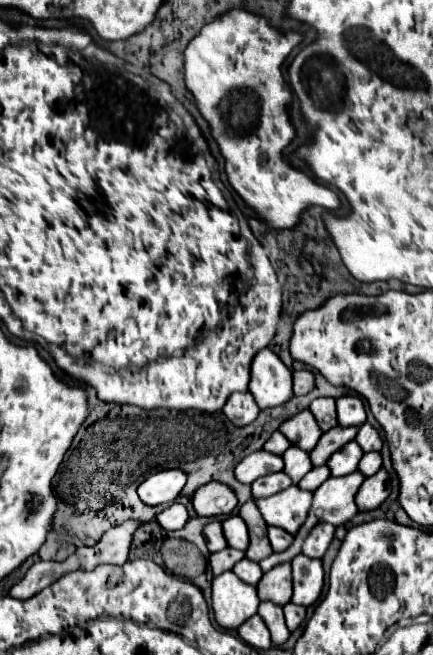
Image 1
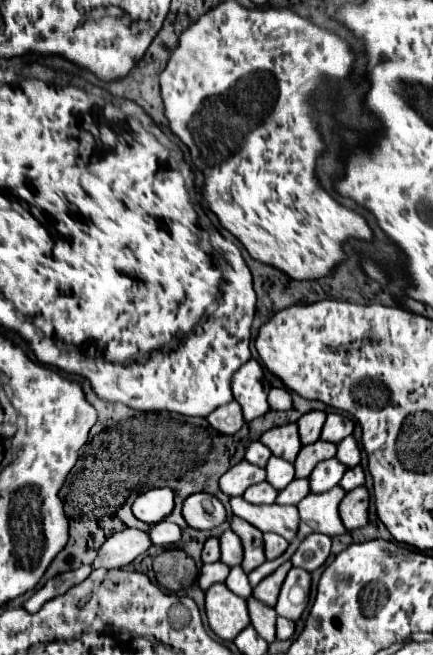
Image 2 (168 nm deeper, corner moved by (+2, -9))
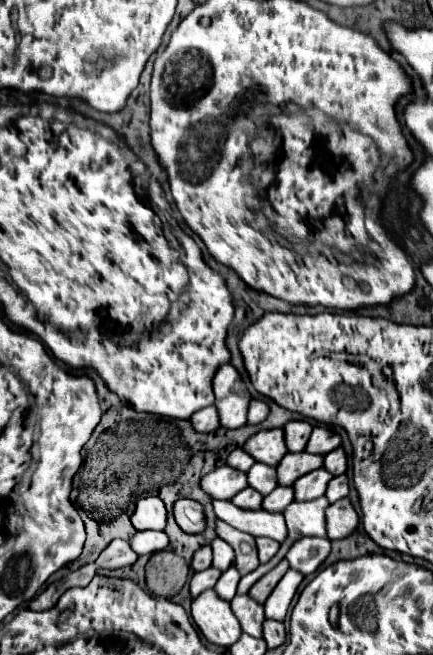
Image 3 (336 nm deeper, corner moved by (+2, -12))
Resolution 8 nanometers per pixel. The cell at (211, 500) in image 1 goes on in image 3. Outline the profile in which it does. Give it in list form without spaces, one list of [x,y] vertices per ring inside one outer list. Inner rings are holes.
[[[178,500],[174,504],[174,518],[178,526],[188,534],[202,534],[206,530],[206,516],[204,506],[196,500]]]

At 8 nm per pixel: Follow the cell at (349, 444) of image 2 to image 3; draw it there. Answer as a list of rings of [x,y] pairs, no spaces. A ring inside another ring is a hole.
[[[336,448],[334,452],[326,454],[326,456],[324,456],[324,466],[326,466],[326,470],[328,470],[330,474],[334,474],[334,476],[344,474],[346,468],[348,468],[348,460],[346,460],[344,448]]]

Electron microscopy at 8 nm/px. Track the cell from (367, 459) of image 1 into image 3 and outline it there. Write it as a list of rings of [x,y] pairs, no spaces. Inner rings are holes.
[[[342,474],[342,476],[334,476],[328,484],[328,490],[326,490],[326,496],[330,502],[336,502],[336,500],[342,500],[346,498],[350,492],[350,486],[348,486],[348,476]]]

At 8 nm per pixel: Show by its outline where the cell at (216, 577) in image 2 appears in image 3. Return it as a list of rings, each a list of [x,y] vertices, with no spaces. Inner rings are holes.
[[[208,568],[208,570],[202,570],[202,572],[196,572],[194,576],[192,576],[192,582],[190,582],[190,592],[192,592],[192,596],[196,598],[200,592],[204,592],[204,590],[208,590],[208,588],[214,588],[214,584],[218,582],[218,576],[220,576],[222,572],[218,572],[218,568]]]

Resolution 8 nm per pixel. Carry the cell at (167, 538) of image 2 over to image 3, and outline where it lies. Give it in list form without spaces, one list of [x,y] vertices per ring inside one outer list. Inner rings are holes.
[[[144,530],[136,532],[136,536],[130,540],[132,550],[136,554],[154,554],[160,550],[166,550],[170,544],[170,538],[166,532],[156,532],[156,530]]]

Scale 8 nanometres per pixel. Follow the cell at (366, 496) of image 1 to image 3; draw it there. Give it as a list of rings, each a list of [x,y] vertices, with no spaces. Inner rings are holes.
[[[350,498],[338,500],[338,502],[330,504],[326,510],[326,530],[328,530],[330,540],[350,536],[358,528],[358,522],[360,522],[360,518],[358,518]]]

